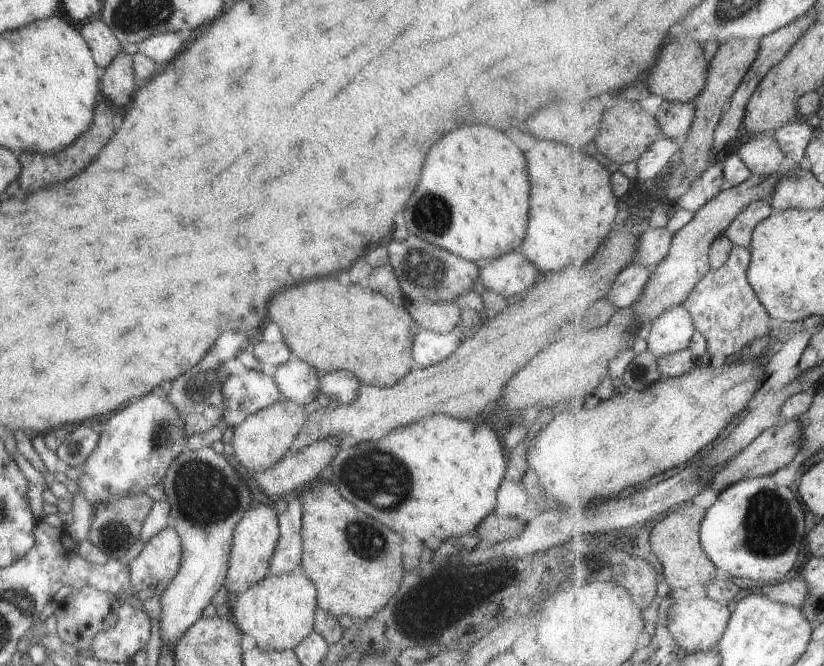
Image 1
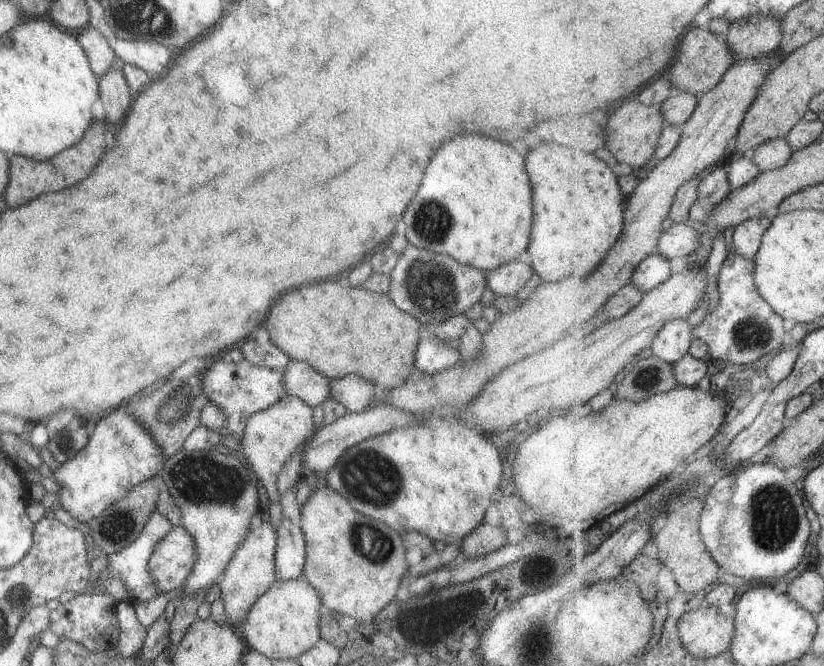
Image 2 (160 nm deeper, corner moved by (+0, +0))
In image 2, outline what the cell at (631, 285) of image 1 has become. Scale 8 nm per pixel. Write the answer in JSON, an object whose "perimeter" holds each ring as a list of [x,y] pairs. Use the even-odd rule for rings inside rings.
{"perimeter":[[[659,254],[649,256],[633,272],[631,284],[637,286],[643,294],[647,294],[670,280],[673,273],[673,266],[663,256]]]}

